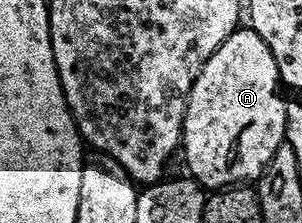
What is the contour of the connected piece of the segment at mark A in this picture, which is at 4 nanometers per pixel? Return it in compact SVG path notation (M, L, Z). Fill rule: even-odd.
M238 27L234 29L233 34L207 59L207 63L203 63L203 71L199 71L199 75L195 79L195 83L191 87L189 97L187 98L179 149L182 154L185 152L185 165L189 168L187 170L188 176L209 191L220 191L226 187L240 186L242 183L256 182L257 178L264 173L265 168L269 166L269 161L275 155L275 151L286 140L285 102L286 98L283 96L281 76L277 70L275 59L267 47L267 43L263 43L261 36L251 27Z

